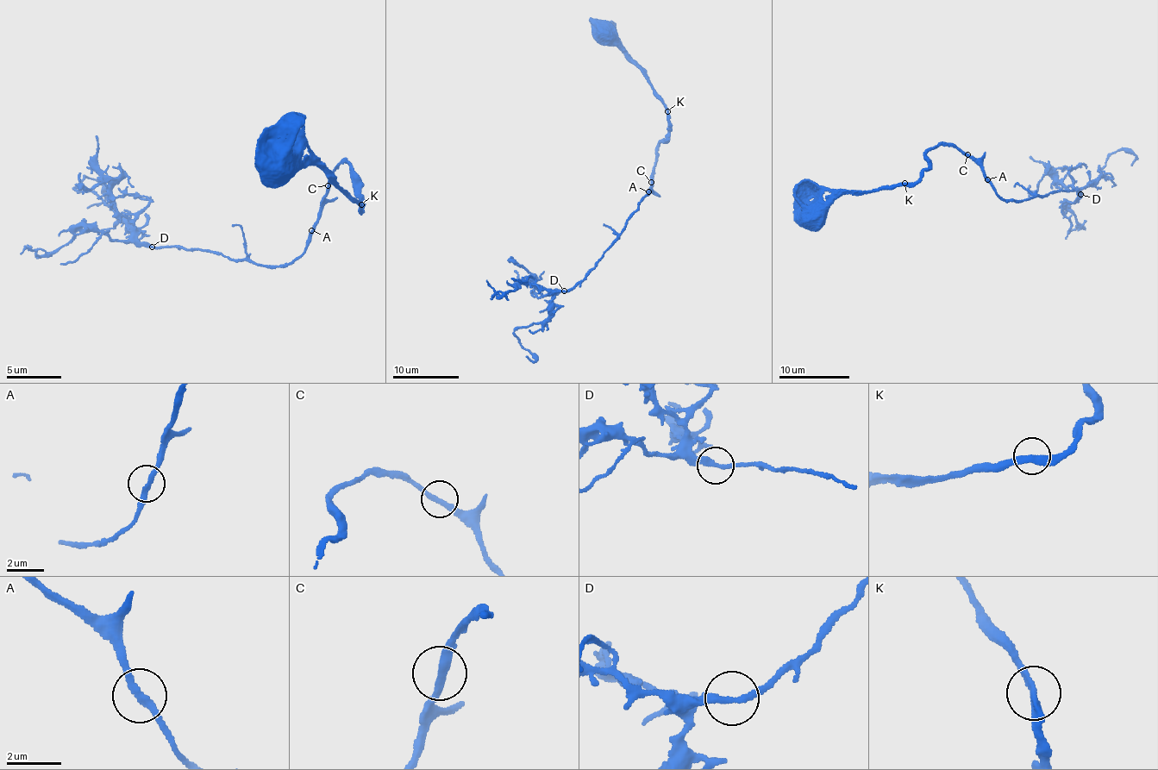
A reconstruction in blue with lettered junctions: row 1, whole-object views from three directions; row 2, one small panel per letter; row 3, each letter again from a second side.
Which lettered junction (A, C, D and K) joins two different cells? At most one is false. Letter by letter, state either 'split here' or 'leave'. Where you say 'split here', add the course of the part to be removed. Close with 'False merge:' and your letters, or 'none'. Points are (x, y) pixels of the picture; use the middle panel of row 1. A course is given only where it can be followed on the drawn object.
A: leave
C: leave
D: split here; foreign part runs (565, 291), (554, 292), (552, 312), (543, 321), (514, 331), (522, 346), (535, 360), (529, 361), (526, 356)
K: leave
False merge: D

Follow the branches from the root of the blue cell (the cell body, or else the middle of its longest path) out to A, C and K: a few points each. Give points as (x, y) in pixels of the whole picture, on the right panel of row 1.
A: (815, 217), (839, 196), (915, 184), (929, 166), (926, 153), (941, 144), (956, 145), (971, 155), (987, 179)
C: (815, 217), (839, 196), (915, 184), (929, 166), (926, 153), (941, 144), (956, 145), (967, 154)
K: (815, 217), (822, 215), (839, 196), (886, 189), (904, 183)

